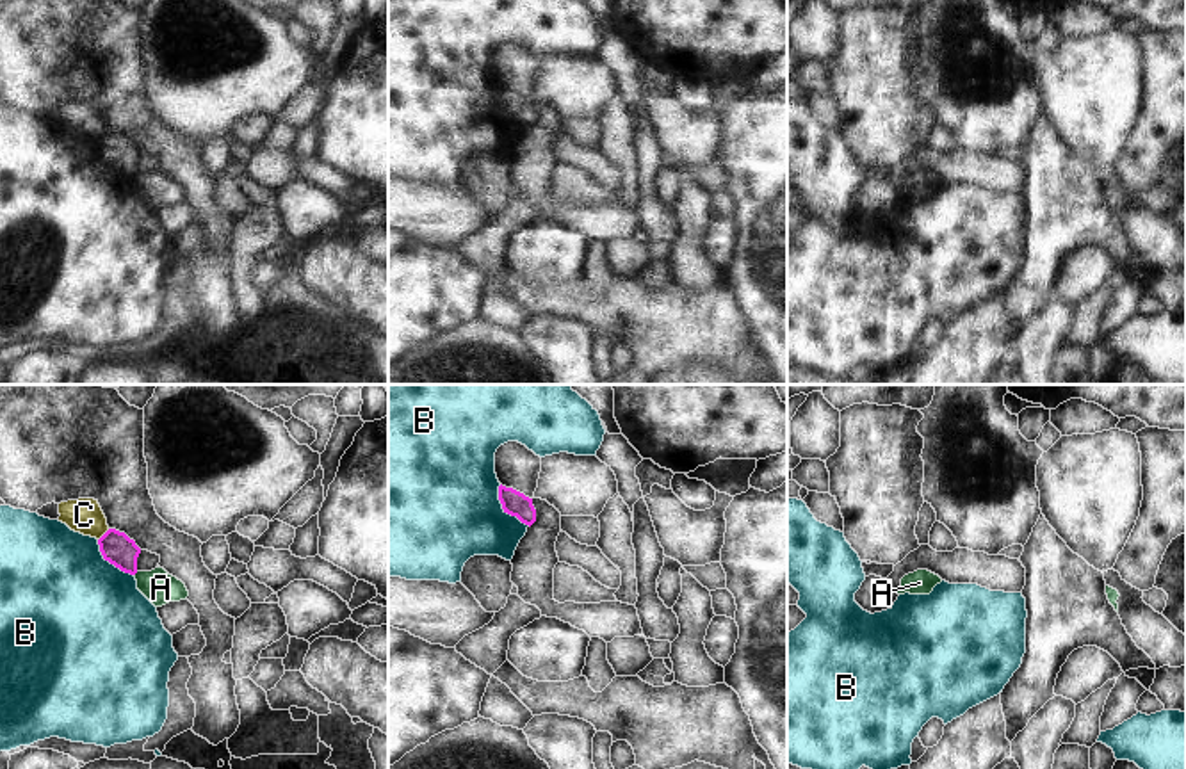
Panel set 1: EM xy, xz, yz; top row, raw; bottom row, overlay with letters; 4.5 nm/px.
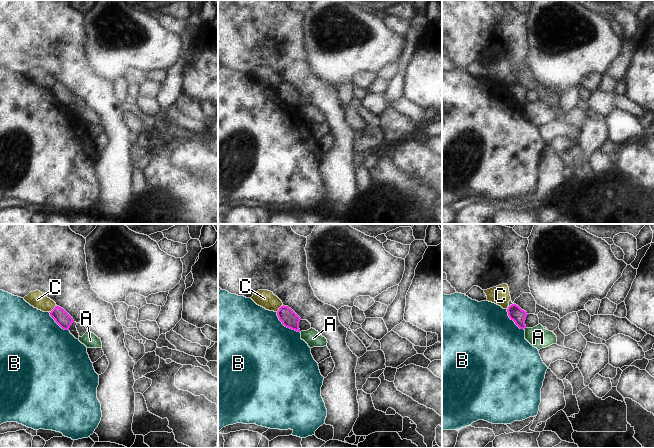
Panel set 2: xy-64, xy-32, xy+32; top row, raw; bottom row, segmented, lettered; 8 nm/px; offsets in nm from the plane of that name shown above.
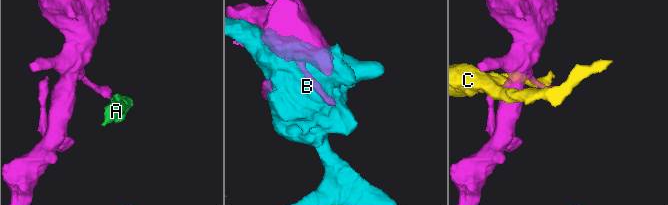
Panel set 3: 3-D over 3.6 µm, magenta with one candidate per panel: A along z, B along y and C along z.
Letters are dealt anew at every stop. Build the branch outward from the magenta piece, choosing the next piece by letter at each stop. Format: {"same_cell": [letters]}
{"same_cell": []}

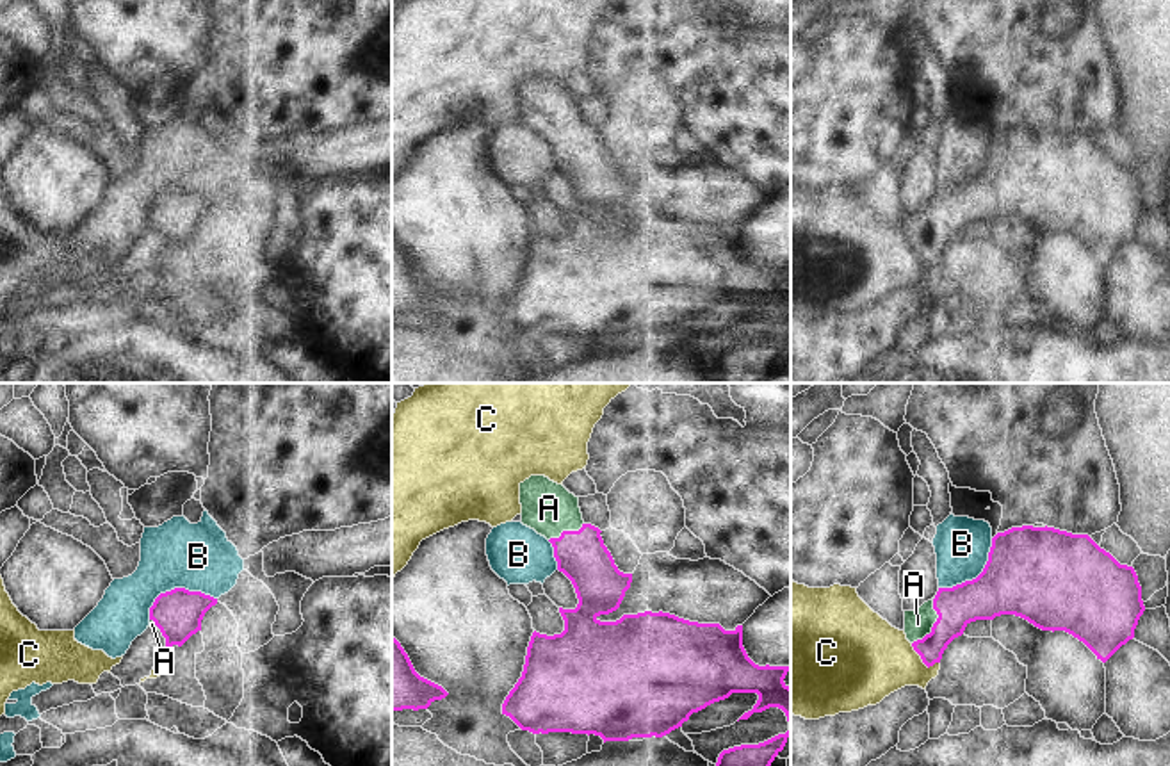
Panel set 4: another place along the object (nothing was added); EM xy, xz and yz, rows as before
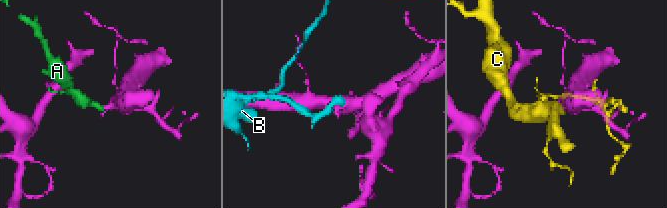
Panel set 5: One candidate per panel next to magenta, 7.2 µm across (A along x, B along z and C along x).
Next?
{"same_cell": ["A"]}

